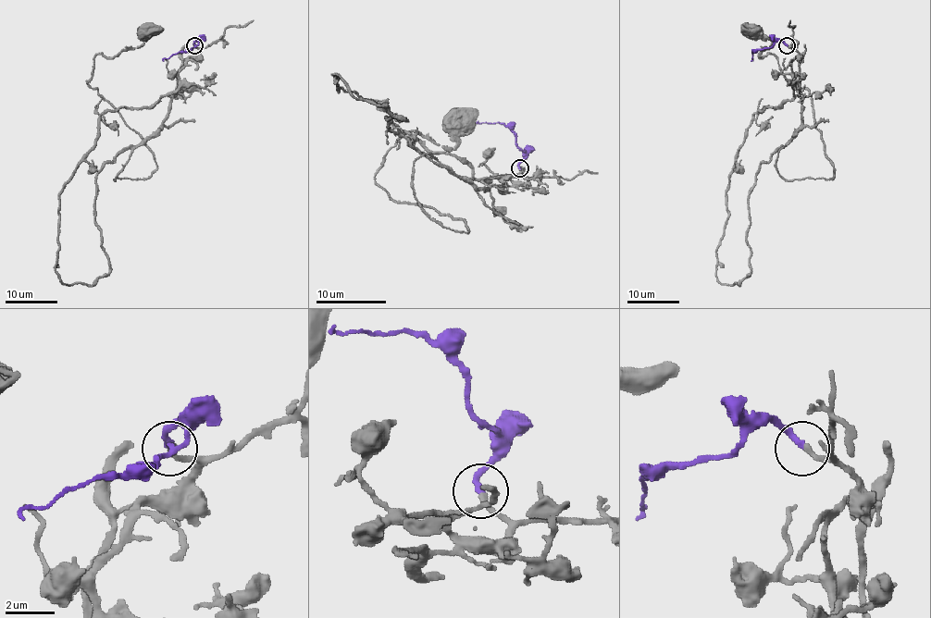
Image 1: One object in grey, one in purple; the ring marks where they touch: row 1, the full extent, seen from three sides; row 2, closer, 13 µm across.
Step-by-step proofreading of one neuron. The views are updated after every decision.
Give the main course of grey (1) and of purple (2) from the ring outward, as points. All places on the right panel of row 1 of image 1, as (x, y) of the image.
1: (787, 45), (800, 126), (776, 170), (829, 179), (812, 94), (750, 32)
2: (787, 45), (777, 41), (771, 47), (758, 48), (752, 52), (751, 61)

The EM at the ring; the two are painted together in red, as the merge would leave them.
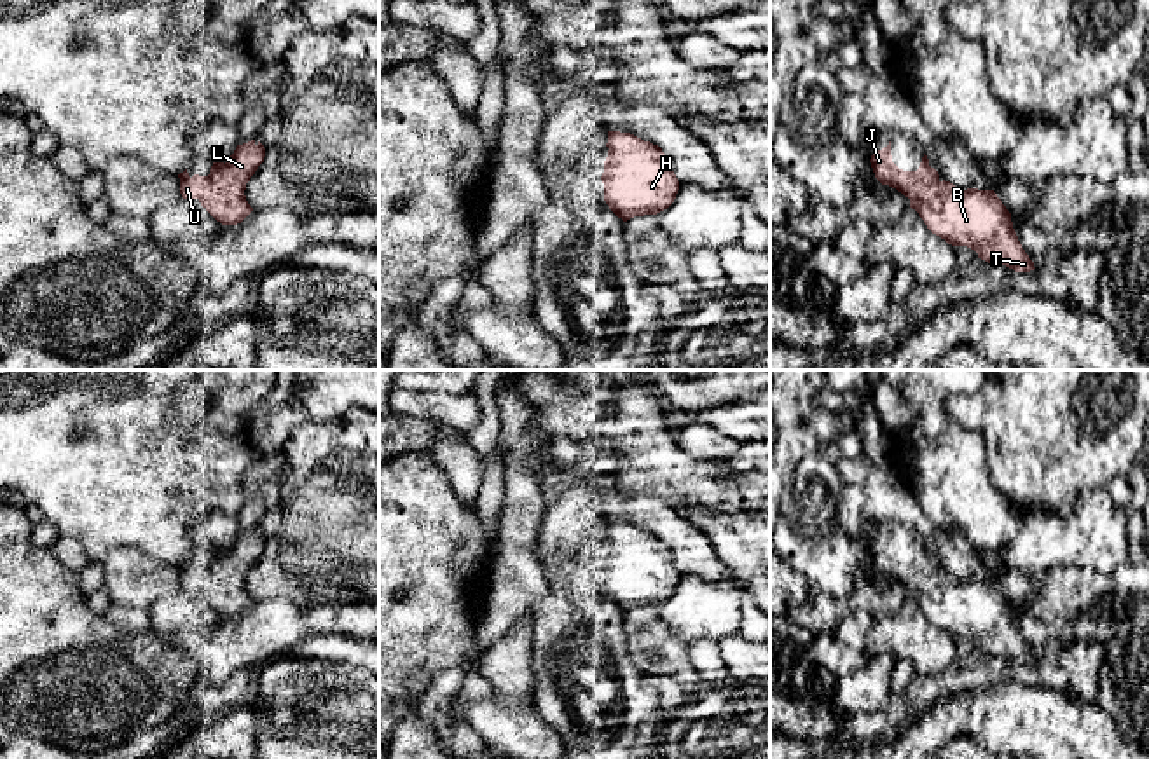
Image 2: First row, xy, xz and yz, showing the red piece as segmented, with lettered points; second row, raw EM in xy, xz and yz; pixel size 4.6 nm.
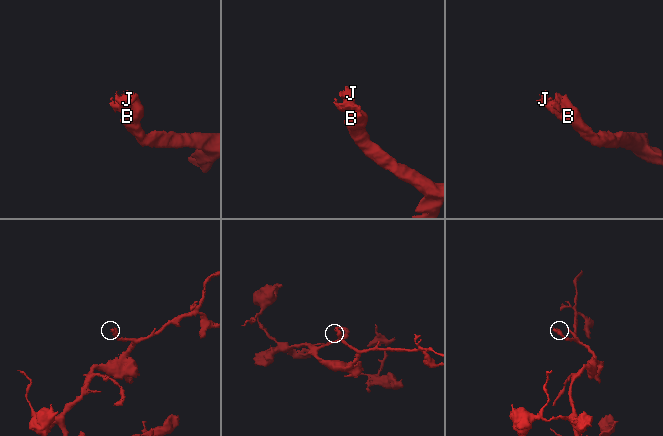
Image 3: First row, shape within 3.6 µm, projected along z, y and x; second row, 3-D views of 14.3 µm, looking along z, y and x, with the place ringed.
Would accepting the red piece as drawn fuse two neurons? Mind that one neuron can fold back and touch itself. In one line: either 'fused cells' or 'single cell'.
single cell

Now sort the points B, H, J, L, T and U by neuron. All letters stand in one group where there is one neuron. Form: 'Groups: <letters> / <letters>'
Groups: B H J L T U

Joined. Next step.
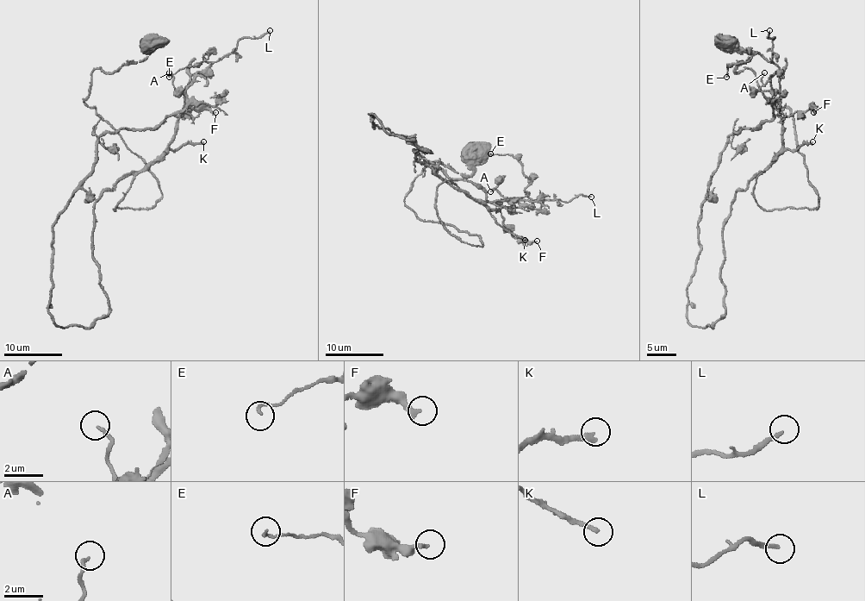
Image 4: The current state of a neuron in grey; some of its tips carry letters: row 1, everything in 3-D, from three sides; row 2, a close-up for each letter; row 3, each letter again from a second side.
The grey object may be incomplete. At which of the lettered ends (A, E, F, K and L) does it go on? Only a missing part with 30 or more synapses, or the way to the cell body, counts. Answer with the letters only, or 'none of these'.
none of these

